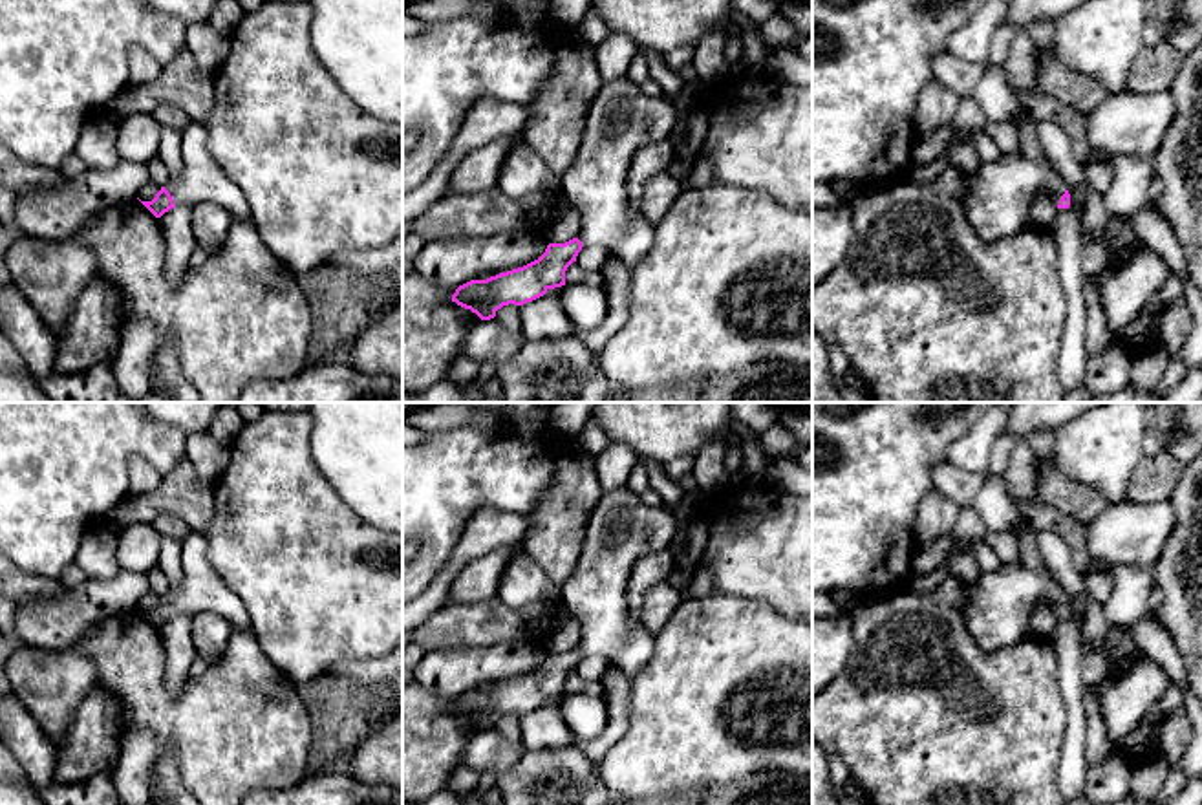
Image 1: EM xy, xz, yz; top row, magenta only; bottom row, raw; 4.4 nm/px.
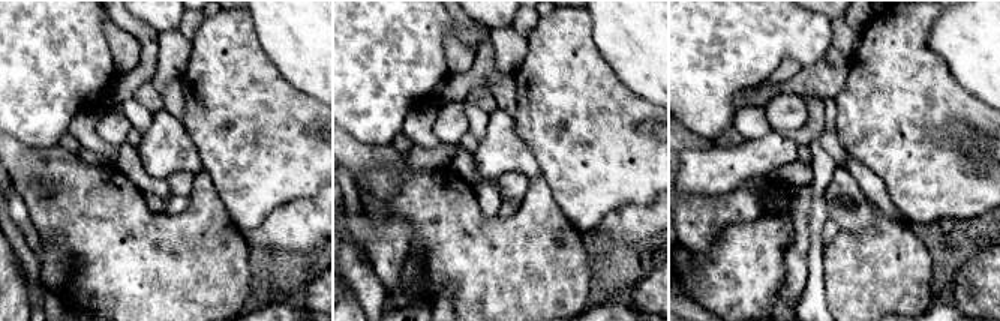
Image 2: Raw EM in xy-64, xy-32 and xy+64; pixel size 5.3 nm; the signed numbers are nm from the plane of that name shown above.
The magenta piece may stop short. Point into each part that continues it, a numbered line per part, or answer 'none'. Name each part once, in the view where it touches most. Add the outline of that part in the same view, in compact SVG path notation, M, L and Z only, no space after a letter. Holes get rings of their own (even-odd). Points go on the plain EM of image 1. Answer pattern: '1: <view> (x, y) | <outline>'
1: xy (200, 590) | M196 531L181 542L183 578L170 585L165 598L174 615L198 615L210 611L220 615L232 629L251 626L243 602L229 589L225 580L207 560L207 538Z

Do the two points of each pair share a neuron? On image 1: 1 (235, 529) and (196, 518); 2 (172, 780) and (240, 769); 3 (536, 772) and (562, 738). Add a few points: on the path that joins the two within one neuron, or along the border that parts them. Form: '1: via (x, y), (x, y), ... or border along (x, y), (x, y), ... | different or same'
1: border along (213, 489), (214, 516), (205, 535) | different
2: border along (167, 747), (174, 752), (178, 774), (185, 785) | different
3: border along (571, 745), (527, 751) | different

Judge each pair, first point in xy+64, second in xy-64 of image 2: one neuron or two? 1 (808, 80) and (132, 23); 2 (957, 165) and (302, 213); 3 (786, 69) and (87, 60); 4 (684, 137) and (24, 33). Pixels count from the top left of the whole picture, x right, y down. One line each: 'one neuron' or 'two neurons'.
1: one neuron
2: two neurons
3: two neurons
4: two neurons

